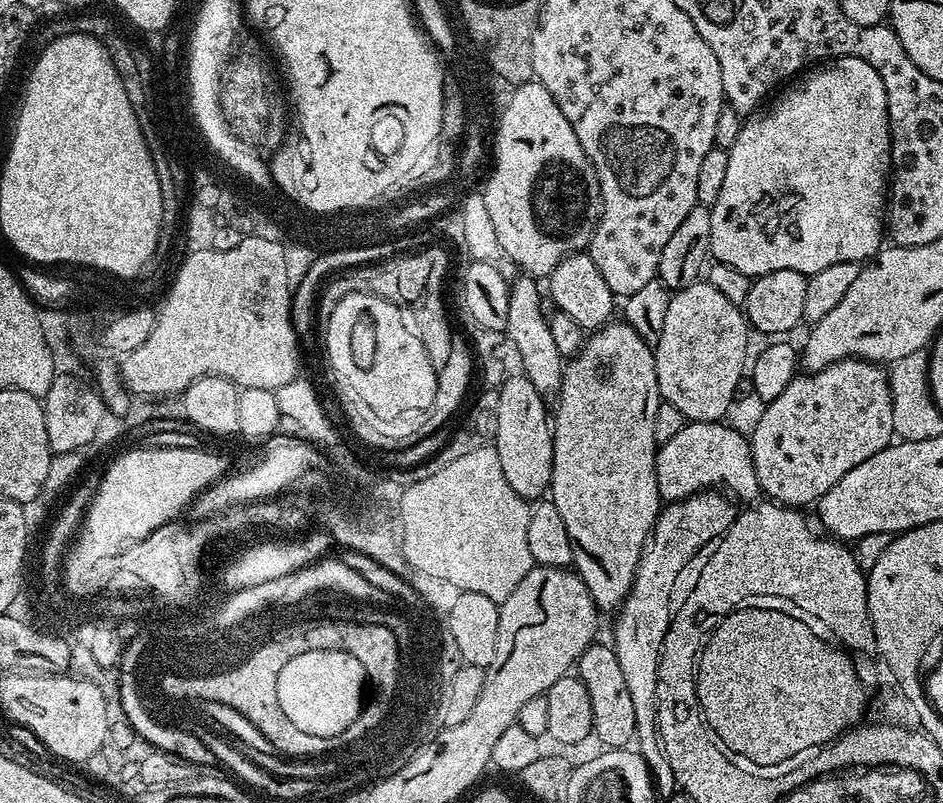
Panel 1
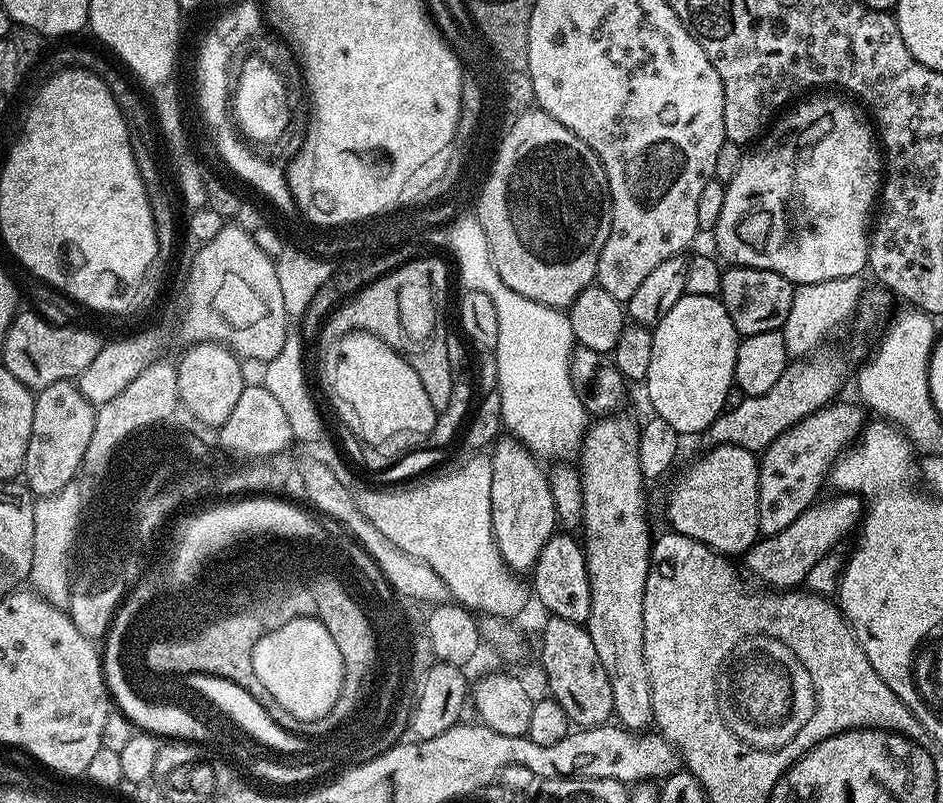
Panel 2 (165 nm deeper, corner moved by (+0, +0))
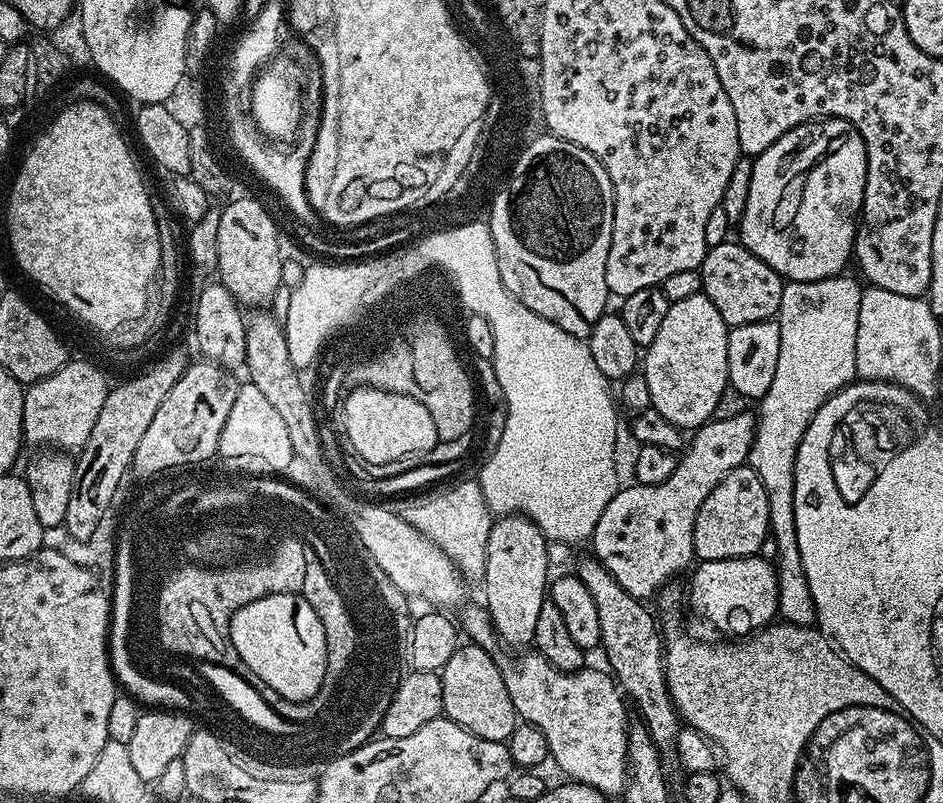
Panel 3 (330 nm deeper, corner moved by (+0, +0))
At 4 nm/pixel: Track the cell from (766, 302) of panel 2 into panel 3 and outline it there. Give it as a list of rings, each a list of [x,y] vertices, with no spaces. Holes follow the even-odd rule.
[[[725,242],[709,248],[700,263],[700,282],[704,295],[714,302],[718,314],[732,328],[750,322],[773,319],[782,306],[782,290],[786,283],[774,269],[766,266],[749,248],[739,242]]]

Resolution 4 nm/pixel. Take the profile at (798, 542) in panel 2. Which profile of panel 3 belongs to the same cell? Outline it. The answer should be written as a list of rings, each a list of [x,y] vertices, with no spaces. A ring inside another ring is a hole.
[[[758,554],[729,560],[705,560],[697,563],[695,568],[692,578],[696,585],[692,588],[692,600],[697,610],[718,631],[729,632],[732,638],[737,637],[734,636],[737,632],[743,632],[742,636],[748,638],[768,627],[770,618],[777,615],[778,578],[776,565],[771,559]]]

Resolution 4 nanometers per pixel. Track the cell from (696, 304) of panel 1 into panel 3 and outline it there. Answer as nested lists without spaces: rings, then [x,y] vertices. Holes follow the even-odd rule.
[[[690,294],[682,302],[669,304],[662,327],[642,356],[642,375],[650,386],[651,408],[681,430],[703,428],[717,415],[716,407],[729,391],[726,346],[730,325],[718,314],[714,302],[704,295]]]

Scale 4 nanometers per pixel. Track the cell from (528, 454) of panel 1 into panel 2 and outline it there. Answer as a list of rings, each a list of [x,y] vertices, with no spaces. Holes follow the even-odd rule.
[[[507,439],[496,440],[490,452],[492,457],[492,477],[490,478],[492,529],[498,550],[508,567],[517,574],[528,574],[538,562],[538,554],[542,554],[542,546],[546,546],[548,539],[557,531],[556,507],[545,469],[540,469],[541,461],[521,447],[515,439]]]

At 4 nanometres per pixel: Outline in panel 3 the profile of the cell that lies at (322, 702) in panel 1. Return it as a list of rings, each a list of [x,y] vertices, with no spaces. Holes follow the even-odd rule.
[[[274,593],[260,597],[234,613],[229,625],[232,627],[232,636],[236,636],[236,648],[244,652],[244,660],[248,660],[248,664],[252,664],[252,668],[256,668],[256,672],[260,672],[260,676],[272,684],[272,688],[280,688],[286,698],[292,696],[295,704],[315,701],[327,672],[327,642],[318,614],[304,596],[297,593]]]

